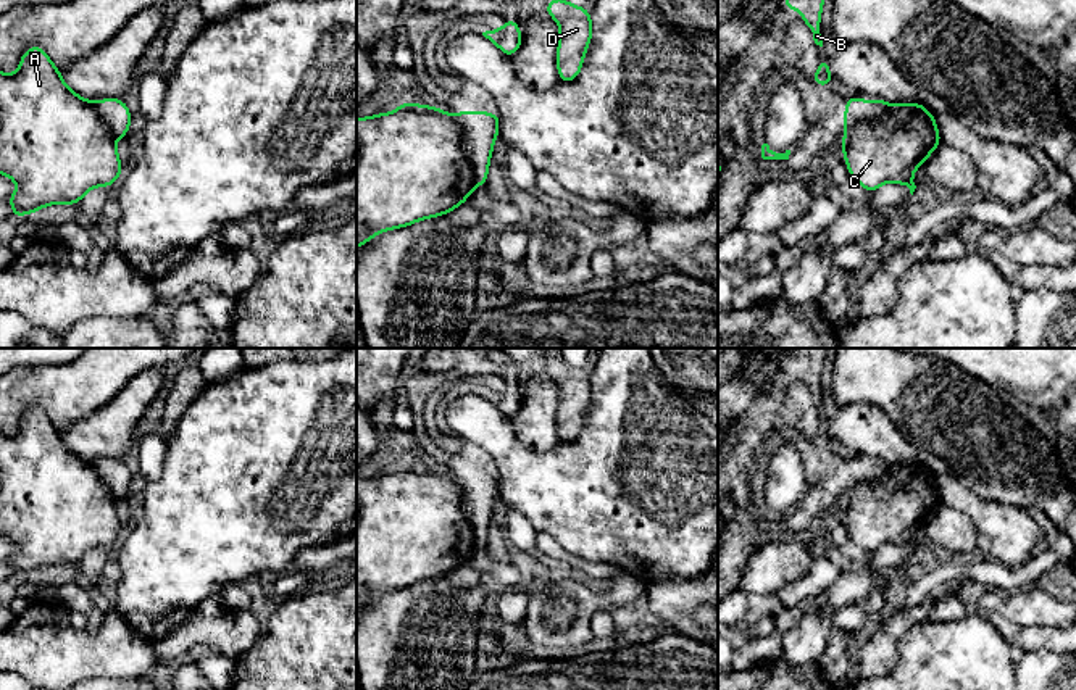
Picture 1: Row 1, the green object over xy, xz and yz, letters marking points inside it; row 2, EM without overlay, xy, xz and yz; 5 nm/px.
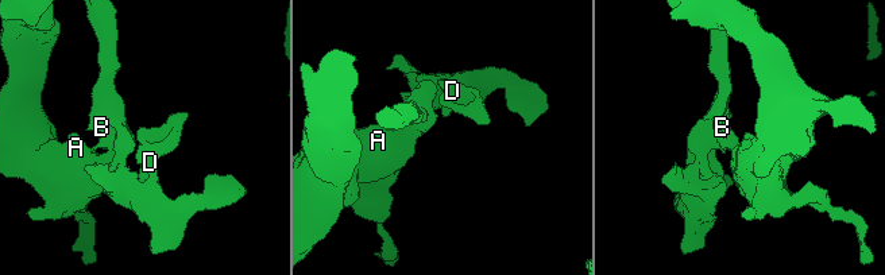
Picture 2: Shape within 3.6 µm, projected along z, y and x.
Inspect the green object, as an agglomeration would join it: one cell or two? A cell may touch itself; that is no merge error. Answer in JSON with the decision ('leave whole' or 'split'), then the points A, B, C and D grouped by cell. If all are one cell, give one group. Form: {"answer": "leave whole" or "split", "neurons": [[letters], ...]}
{"answer": "split", "neurons": [["A", "C"], ["B", "D"]]}

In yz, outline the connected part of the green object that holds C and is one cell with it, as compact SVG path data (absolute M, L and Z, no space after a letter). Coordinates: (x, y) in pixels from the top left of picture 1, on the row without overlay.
M916 463L890 466L881 479L857 482L845 492L840 509L850 538L866 553L899 543L913 556L913 532L940 503L934 476Z

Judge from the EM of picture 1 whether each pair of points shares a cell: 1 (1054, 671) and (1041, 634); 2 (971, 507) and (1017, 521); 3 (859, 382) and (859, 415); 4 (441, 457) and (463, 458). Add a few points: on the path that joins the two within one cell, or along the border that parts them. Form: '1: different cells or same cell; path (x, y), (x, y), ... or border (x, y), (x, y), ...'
1: different cells; border (1025, 650), (1052, 650), (1059, 653)
2: same cell; path (983, 513), (994, 521), (1005, 521)
3: different cells; border (841, 405), (854, 402), (875, 403), (891, 421)
4: same cell; path (446, 458), (458, 458)

